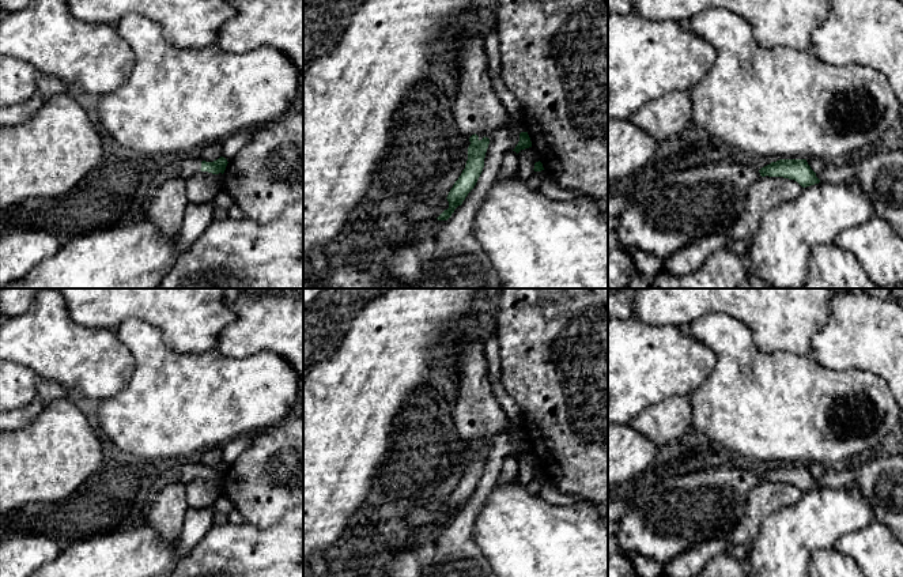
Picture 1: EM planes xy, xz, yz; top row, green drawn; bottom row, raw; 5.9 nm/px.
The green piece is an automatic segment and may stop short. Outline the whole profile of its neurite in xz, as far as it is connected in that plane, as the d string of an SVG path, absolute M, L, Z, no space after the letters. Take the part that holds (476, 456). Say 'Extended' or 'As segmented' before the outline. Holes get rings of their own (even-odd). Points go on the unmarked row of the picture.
Extended. M462 324L454 327L442 342L446 339L462 342L462 350L452 355L450 359L442 361L441 365L447 366L458 378L458 397L453 421L458 435L469 444L471 449L465 474L446 502L449 513L437 523L438 525L447 525L475 493L484 472L488 442L502 433L509 423L487 376L481 332L469 324Z

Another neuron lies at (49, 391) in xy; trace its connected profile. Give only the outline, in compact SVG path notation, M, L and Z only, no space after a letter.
M49 380L37 385L37 397L23 408L0 411L0 431L16 431L26 427L48 404L67 397L67 388Z

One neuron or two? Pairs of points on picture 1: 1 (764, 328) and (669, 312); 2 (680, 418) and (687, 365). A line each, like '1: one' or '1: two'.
1: one
2: two

